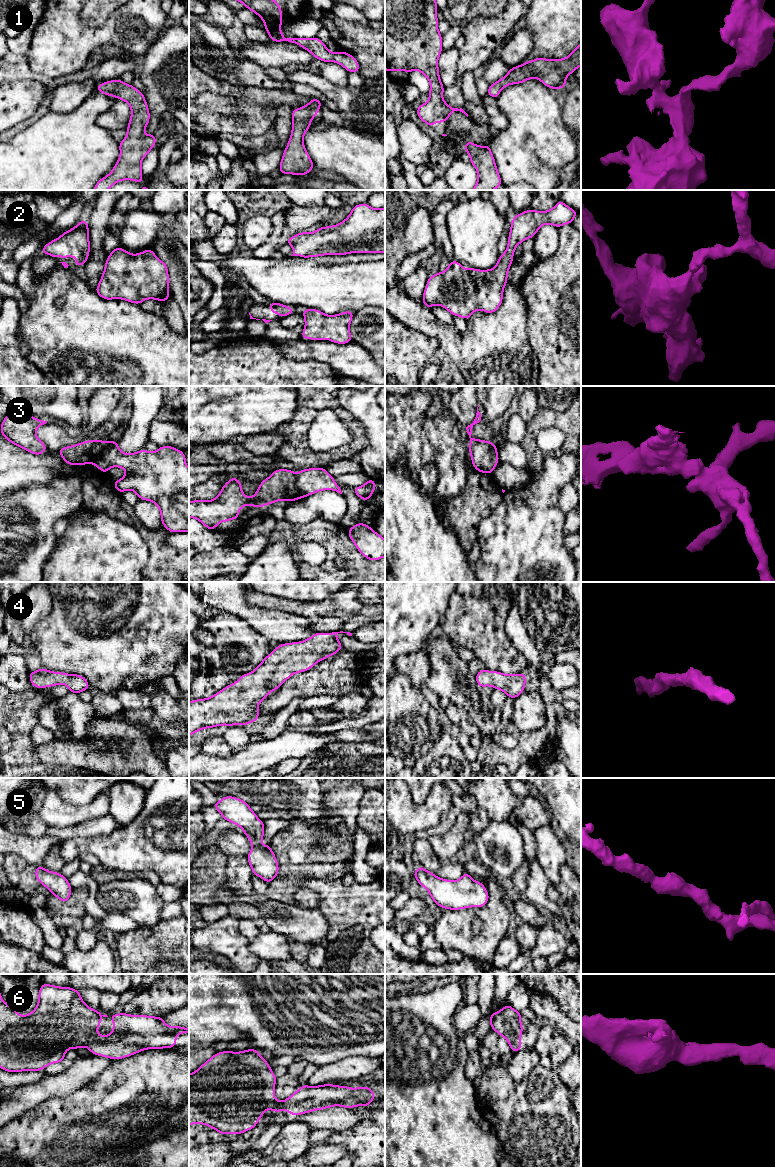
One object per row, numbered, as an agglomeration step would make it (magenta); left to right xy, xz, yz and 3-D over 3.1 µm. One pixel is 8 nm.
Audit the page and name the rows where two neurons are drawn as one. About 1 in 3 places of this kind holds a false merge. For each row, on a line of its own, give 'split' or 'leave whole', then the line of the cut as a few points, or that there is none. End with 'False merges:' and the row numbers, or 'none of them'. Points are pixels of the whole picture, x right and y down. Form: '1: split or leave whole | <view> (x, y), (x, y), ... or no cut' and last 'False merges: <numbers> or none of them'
1: leave whole | no cut
2: leave whole | no cut
3: split | xz (296, 474), (296, 487), (301, 497)
4: leave whole | no cut
5: leave whole | no cut
6: leave whole | no cut
False merges: 3

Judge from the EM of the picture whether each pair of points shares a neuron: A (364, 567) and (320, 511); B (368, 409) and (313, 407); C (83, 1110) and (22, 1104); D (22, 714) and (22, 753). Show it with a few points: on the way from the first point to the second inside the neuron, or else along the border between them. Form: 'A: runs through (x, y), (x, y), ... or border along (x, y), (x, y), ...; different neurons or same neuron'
A: border along (338, 523), (312, 520), (305, 524); different neurons
B: border along (337, 396), (342, 407); different neurons
C: border along (58, 1096), (52, 1096), (44, 1100), (16, 1118); different neurons
D: runs through (20, 724), (20, 743); same neuron

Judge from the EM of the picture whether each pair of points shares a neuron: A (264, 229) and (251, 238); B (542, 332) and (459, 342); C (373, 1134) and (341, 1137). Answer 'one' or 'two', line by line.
A: one
B: two
C: one

